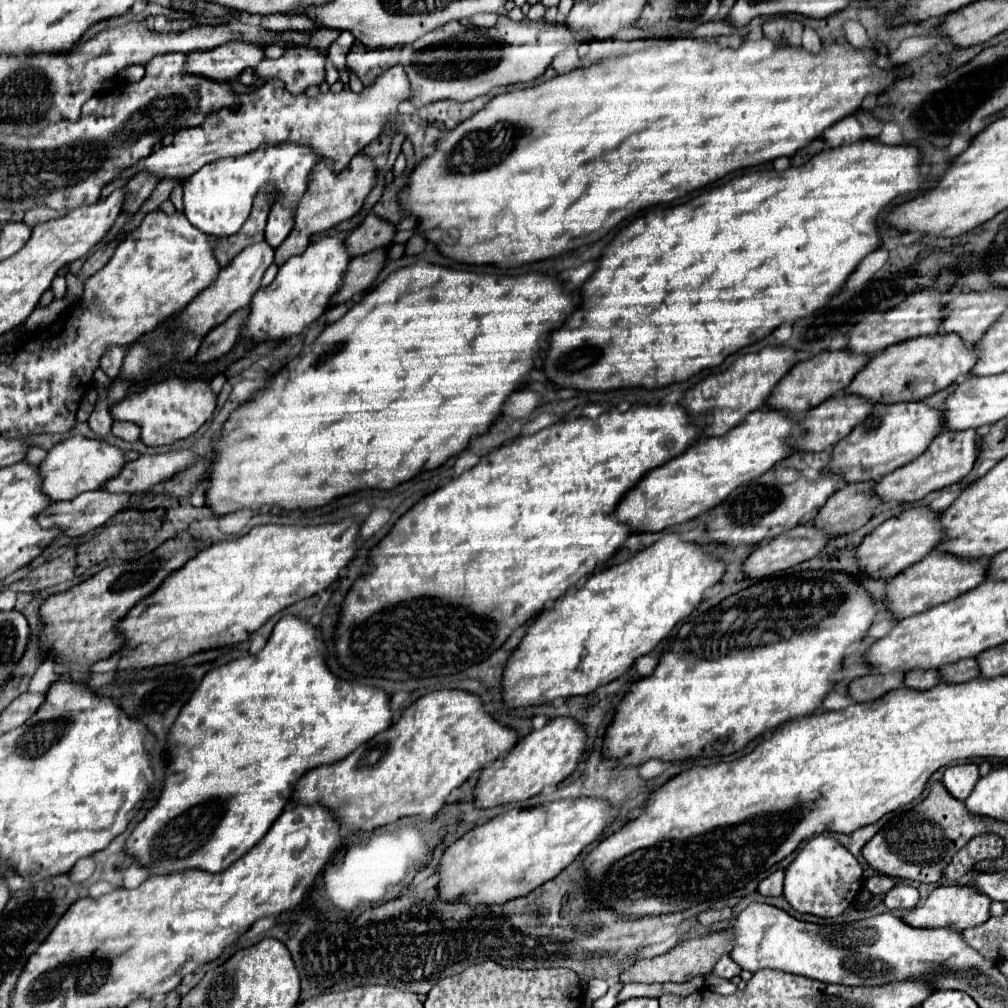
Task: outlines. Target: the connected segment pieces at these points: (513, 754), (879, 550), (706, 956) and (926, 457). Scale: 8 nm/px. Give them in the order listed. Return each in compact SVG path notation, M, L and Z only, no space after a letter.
M555 718L541 730L533 730L513 746L505 758L497 758L491 766L481 770L473 792L477 808L493 808L509 802L521 802L539 794L545 786L559 784L577 766L585 748L585 730L573 718Z
M921 506L921 508L909 508L903 514L885 520L881 526L877 526L875 530L871 530L863 542L857 546L855 558L861 566L861 570L873 578L893 578L895 574L899 574L901 570L909 568L911 564L923 560L939 542L943 540L941 528L939 528L939 514L931 512L929 508Z
M725 930L707 934L707 936L687 938L687 940L677 942L669 952L665 952L661 956L639 960L637 966L631 966L631 970L621 974L621 982L645 982L645 984L653 984L653 982L687 982L695 976L707 976L715 968L719 958L729 954L733 946L735 946L735 938L731 938L731 934L725 932Z
M943 430L943 432L939 432L939 436L933 438L927 452L923 452L923 456L917 456L909 464L897 468L895 472L891 472L891 474L883 476L879 482L875 482L875 488L873 488L875 496L879 496L879 500L885 504L923 500L929 492L941 490L941 488L951 486L951 484L959 482L961 478L965 478L971 472L973 462L977 460L979 444L981 444L981 440L975 430L963 430L963 432Z

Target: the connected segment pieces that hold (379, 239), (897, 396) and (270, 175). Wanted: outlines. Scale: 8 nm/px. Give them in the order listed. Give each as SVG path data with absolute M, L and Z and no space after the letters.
M367 214L365 220L345 238L345 248L351 254L351 258L363 256L371 250L387 248L393 240L393 234L395 234L393 224L373 214Z
M933 334L905 340L893 344L883 352L869 358L867 366L855 374L851 384L845 388L847 394L861 396L875 404L895 404L895 402L919 402L937 390L947 388L957 378L965 378L975 366L977 354L967 348L957 334Z
M295 144L271 146L257 150L255 154L245 154L239 158L223 158L213 164L203 166L183 184L183 202L185 202L185 216L187 220L211 236L231 236L237 234L243 222L251 212L253 198L259 188L265 184L275 184L279 190L279 206L283 206L283 240L291 232L293 226L293 212L297 200L303 196L309 170L317 164L319 156L313 156L311 150Z

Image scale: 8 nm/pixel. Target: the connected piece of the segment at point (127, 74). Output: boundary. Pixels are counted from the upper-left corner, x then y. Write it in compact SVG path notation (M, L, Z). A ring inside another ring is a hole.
M132 65L119 73L121 78L127 82L138 82L145 75L145 67L141 65Z

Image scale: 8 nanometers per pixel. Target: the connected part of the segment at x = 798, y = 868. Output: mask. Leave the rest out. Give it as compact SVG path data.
M831 836L811 838L797 854L797 858L785 870L785 892L783 896L801 914L813 914L821 918L839 916L861 892L863 868L857 858Z

